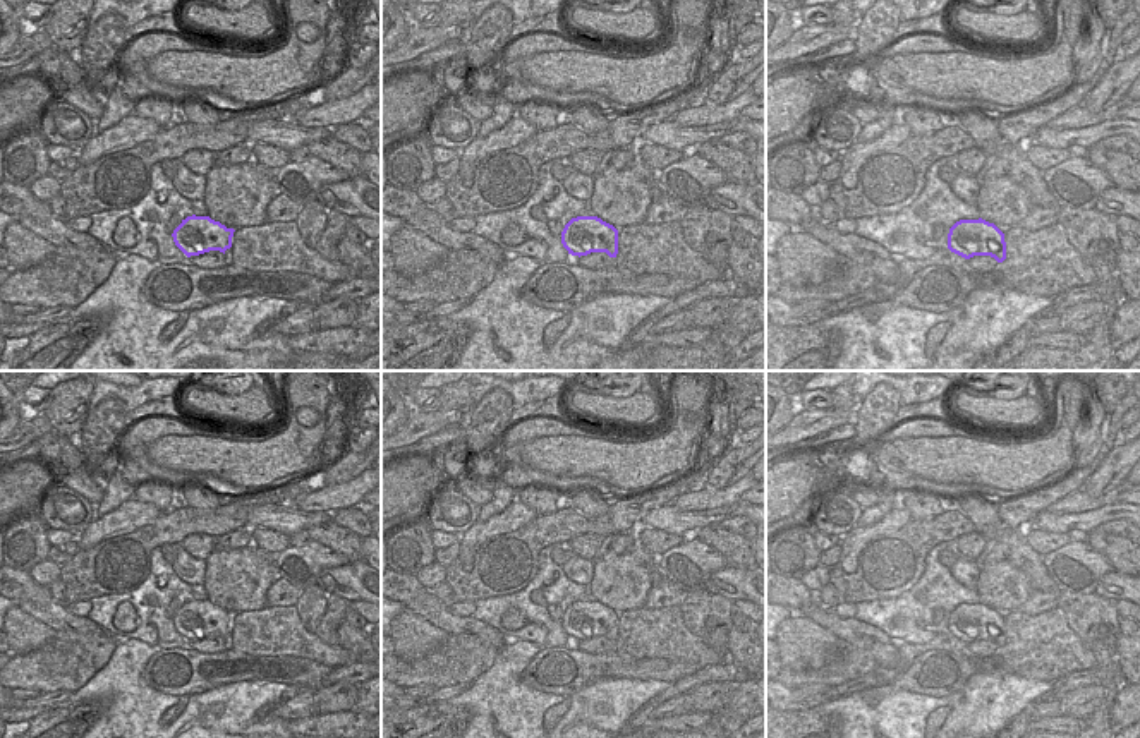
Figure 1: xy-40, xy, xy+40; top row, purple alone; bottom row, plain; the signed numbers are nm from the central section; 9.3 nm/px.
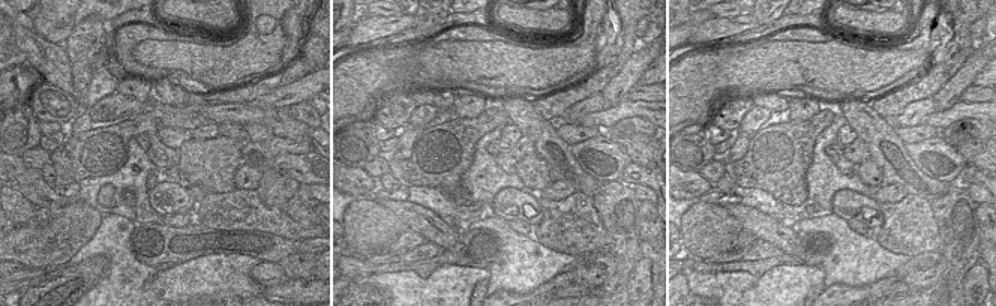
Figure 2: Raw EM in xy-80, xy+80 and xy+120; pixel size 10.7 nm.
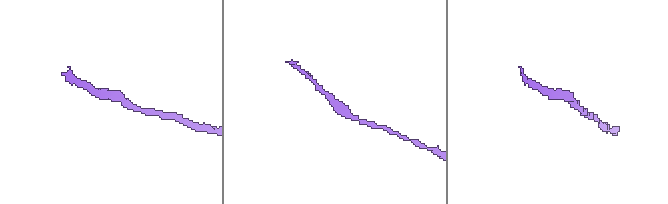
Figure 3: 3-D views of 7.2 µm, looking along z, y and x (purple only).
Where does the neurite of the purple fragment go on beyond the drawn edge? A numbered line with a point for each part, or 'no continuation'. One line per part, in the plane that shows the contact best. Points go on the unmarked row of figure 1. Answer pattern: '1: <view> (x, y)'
no continuation

